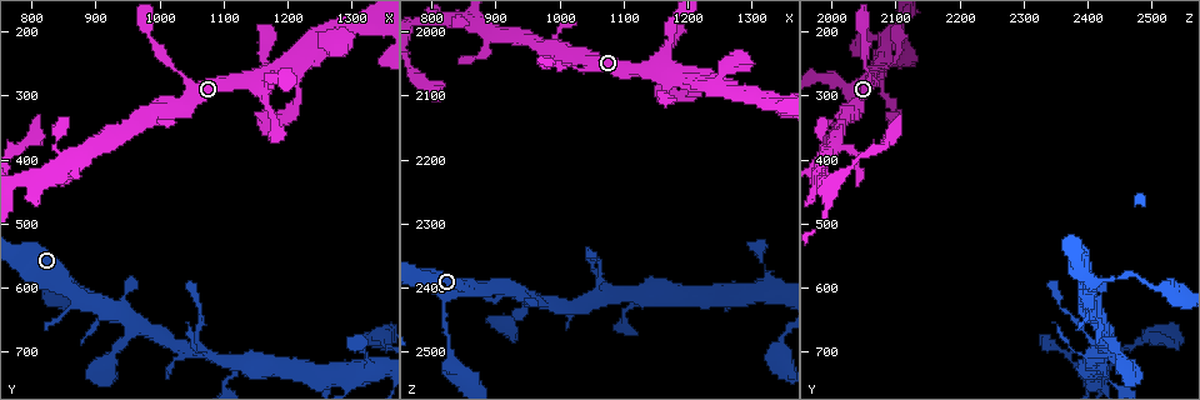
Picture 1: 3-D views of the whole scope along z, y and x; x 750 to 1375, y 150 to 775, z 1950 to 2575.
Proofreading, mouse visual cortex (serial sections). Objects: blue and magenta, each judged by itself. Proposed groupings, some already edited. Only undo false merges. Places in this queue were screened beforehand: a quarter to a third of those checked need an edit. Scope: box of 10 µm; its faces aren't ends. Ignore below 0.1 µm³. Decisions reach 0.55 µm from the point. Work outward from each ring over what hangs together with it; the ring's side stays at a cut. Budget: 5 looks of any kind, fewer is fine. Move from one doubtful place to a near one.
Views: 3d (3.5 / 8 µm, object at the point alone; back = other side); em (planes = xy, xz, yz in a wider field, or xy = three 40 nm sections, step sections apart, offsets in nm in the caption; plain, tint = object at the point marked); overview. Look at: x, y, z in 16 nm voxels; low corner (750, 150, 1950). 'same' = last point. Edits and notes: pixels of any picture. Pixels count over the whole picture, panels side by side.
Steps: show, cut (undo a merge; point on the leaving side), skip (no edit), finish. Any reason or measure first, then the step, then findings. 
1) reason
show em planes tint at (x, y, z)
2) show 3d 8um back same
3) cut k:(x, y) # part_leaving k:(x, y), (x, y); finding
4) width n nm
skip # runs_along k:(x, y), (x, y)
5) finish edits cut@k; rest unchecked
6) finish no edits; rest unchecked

abrupt turn
show 3d 3.5um back at (1265, 735, 2415)

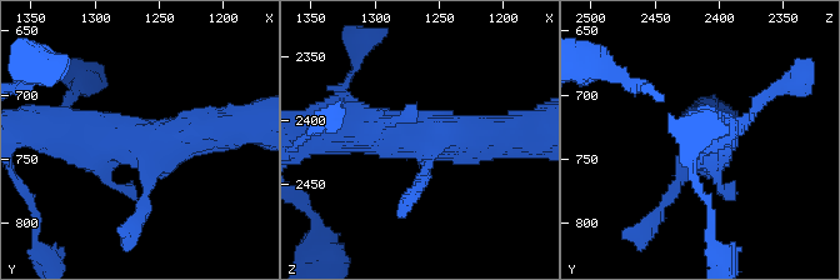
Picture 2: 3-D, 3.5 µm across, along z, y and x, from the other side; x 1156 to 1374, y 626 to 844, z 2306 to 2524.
show em planes tint at (1270, 738, 2412)

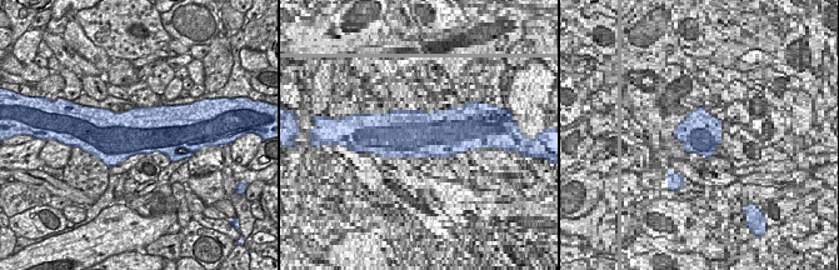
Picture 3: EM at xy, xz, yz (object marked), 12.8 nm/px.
skip # runs_along 2:(520, 135), (370, 135), (351, 125); one cell here

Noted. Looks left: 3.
sudden change in width
show 3d 8um at (1145, 280, 2055)

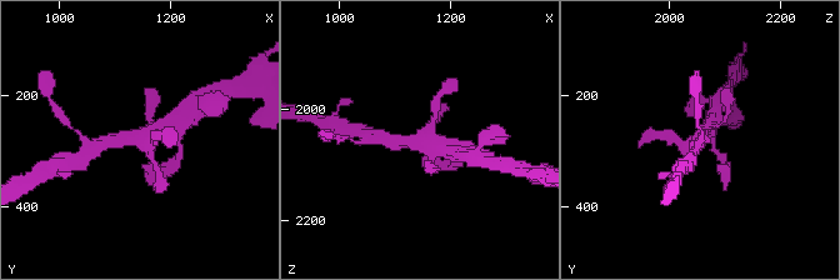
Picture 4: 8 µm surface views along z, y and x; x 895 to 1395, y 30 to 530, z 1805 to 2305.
zoom in
show 3d 3.5um same

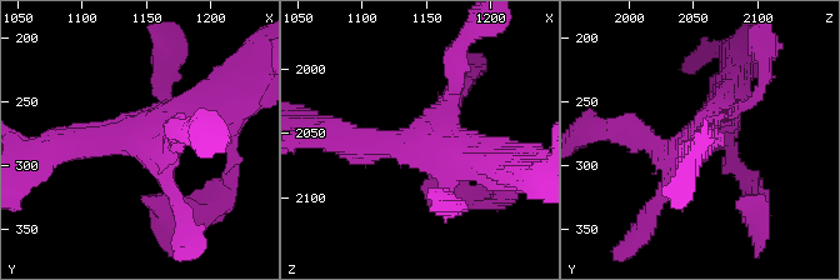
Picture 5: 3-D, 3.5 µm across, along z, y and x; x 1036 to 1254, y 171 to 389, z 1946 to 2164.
skip # runs_along 5:(50, 151), (128, 140), (208, 109); one cell here

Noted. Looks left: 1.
finish no edits; rest unchecked

